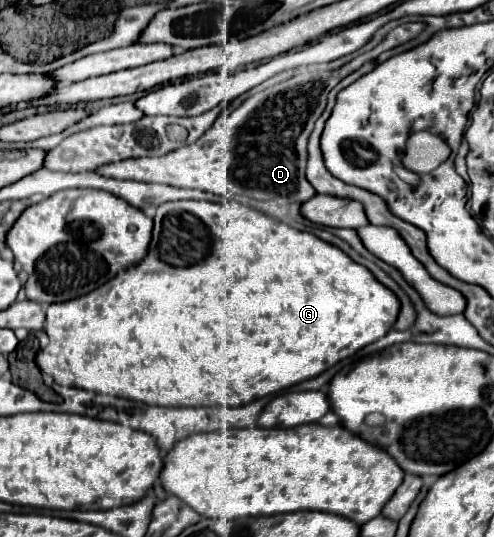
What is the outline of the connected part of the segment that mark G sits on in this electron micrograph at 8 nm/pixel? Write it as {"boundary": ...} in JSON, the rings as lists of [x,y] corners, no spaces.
{"boundary":[[[178,200],[166,202],[156,208],[152,242],[148,254],[136,266],[130,266],[116,274],[112,280],[94,288],[92,292],[78,296],[70,302],[50,304],[46,310],[46,334],[50,338],[44,350],[38,350],[36,364],[42,372],[44,383],[58,394],[58,386],[82,388],[98,394],[120,396],[126,400],[138,400],[156,406],[244,406],[258,398],[276,394],[298,382],[318,376],[336,362],[356,354],[360,348],[382,338],[396,322],[400,312],[398,298],[380,284],[368,268],[352,262],[340,248],[316,238],[314,234],[294,230],[266,214],[242,206],[238,202],[198,202],[198,200]]]}

